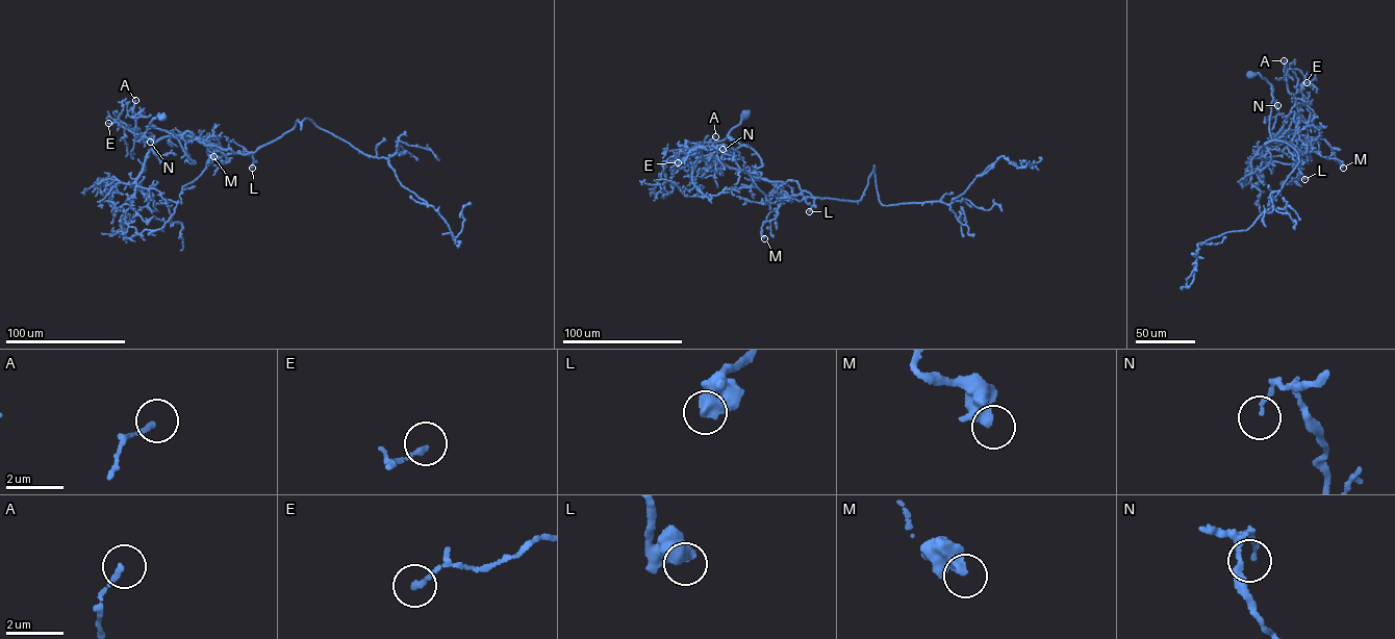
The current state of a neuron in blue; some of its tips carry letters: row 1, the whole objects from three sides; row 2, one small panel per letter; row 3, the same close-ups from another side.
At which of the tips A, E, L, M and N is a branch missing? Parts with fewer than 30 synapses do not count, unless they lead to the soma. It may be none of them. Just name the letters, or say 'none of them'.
none of them

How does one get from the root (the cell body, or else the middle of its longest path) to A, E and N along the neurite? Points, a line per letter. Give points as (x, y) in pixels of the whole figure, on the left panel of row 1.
A: (162, 117), (151, 124), (172, 133), (196, 162), (187, 160), (182, 134), (155, 142), (133, 133), (135, 100)
E: (162, 117), (151, 124), (172, 133), (196, 162), (187, 160), (182, 134), (154, 142), (108, 123)
N: (162, 117), (151, 124), (172, 133), (196, 162), (187, 160), (182, 134), (160, 137), (150, 150), (150, 142)

